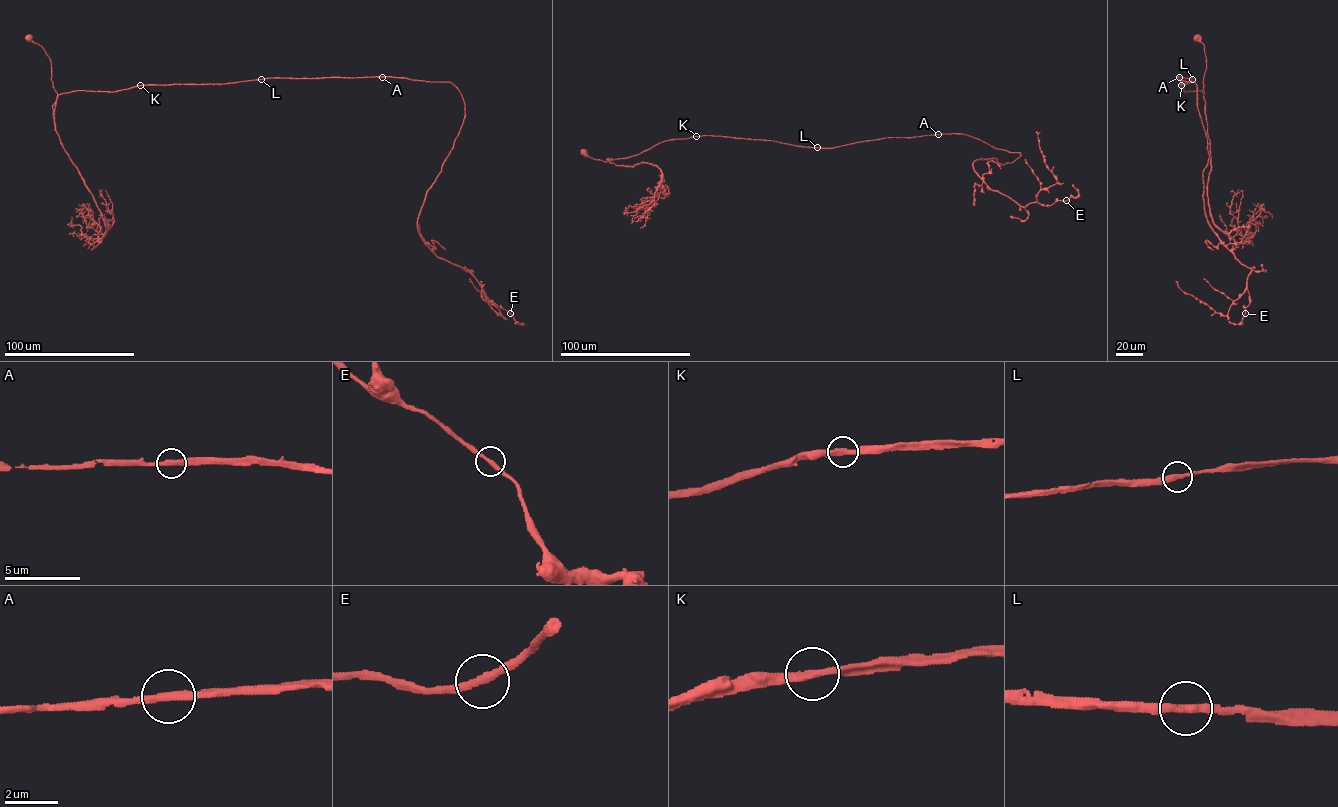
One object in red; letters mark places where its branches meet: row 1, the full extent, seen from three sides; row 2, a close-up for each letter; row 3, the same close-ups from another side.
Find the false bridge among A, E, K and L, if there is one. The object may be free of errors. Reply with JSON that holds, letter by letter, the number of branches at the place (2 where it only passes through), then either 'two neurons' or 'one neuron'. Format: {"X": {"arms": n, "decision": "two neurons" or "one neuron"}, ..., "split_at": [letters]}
{"A": {"arms": 2, "decision": "one neuron"}, "E": {"arms": 2, "decision": "one neuron"}, "K": {"arms": 2, "decision": "one neuron"}, "L": {"arms": 2, "decision": "one neuron"}, "split_at": []}

